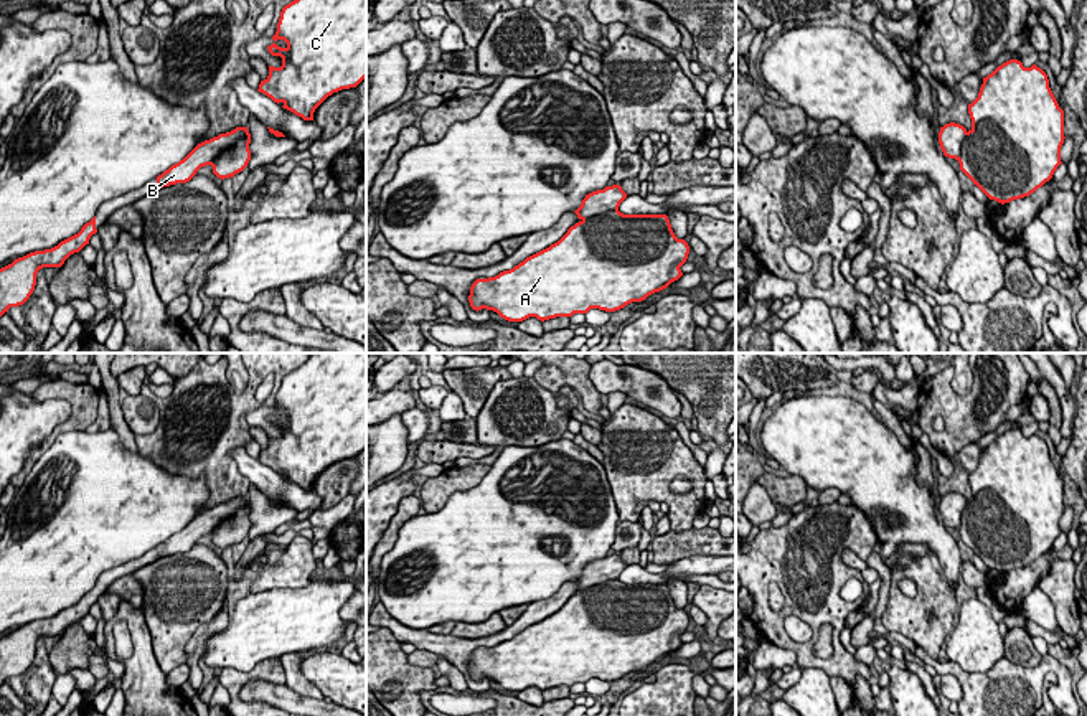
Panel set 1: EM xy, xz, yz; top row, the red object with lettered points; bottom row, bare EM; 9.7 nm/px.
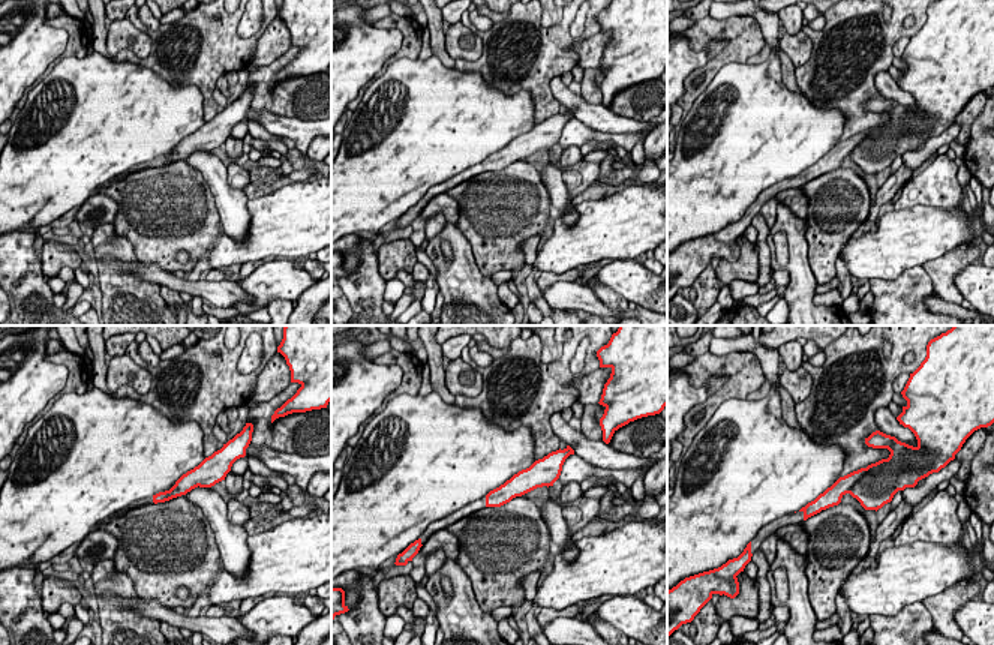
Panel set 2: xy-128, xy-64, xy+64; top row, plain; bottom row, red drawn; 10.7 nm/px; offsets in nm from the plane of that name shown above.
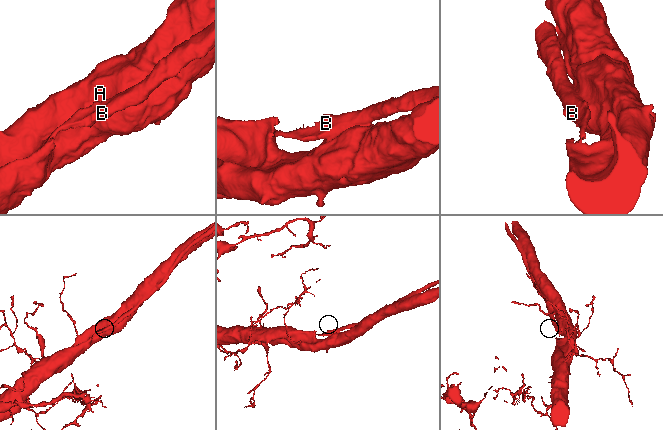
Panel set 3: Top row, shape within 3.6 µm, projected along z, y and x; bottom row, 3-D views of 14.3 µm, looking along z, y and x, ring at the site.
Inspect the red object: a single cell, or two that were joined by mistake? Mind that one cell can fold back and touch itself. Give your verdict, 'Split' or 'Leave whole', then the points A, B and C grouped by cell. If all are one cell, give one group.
Leave whole. Groups: A B C

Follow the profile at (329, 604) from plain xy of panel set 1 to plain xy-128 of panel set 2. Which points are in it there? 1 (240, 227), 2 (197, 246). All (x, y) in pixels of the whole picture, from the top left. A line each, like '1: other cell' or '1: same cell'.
1: other cell
2: other cell

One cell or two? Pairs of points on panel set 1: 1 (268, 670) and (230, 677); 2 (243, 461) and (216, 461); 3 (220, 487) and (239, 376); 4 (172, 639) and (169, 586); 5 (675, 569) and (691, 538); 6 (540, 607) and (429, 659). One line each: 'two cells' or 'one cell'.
1: one cell
2: two cells
3: two cells
4: one cell
5: two cells
6: two cells

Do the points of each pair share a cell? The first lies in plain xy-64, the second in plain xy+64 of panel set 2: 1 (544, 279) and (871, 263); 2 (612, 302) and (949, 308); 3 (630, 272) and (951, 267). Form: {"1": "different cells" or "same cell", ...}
{"1": "different cells", "2": "different cells", "3": "different cells"}

